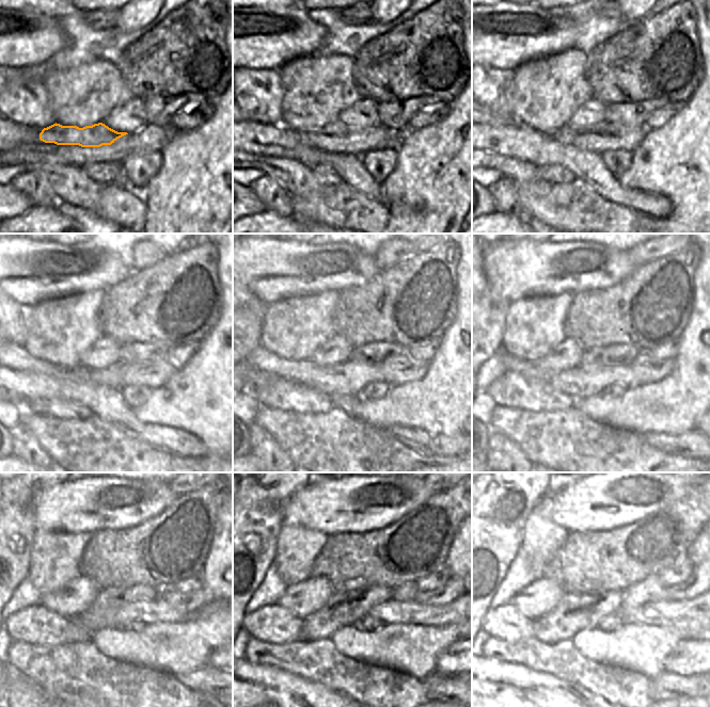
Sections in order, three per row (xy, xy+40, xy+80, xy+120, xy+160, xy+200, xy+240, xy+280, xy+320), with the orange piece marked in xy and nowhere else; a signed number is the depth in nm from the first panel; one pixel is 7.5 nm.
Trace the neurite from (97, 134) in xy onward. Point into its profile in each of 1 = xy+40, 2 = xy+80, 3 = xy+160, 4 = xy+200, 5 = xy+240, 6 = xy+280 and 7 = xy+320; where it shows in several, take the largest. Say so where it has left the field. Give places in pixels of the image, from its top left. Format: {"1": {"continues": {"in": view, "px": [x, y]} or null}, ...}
{"1": {"continues": {"in": "xy+40", "px": [335, 137]}}, "2": {"continues": {"in": "xy+80", "px": [606, 135]}}, "3": {"continues": {"in": "xy+160", "px": [401, 369]}}, "4": {"continues": {"in": "xy+200", "px": [646, 368]}}, "5": {"continues": {"in": "xy+240", "px": [186, 603]}}, "6": {"continues": {"in": "xy+280", "px": [450, 591]}}, "7": {"continues": {"in": "xy+320", "px": [689, 589]}}}

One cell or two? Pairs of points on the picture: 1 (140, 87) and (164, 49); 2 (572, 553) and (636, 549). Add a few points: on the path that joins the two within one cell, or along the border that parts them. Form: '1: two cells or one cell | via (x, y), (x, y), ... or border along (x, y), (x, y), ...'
1: one cell | via (144, 78), (162, 59)
2: one cell | via (589, 557), (622, 557)

